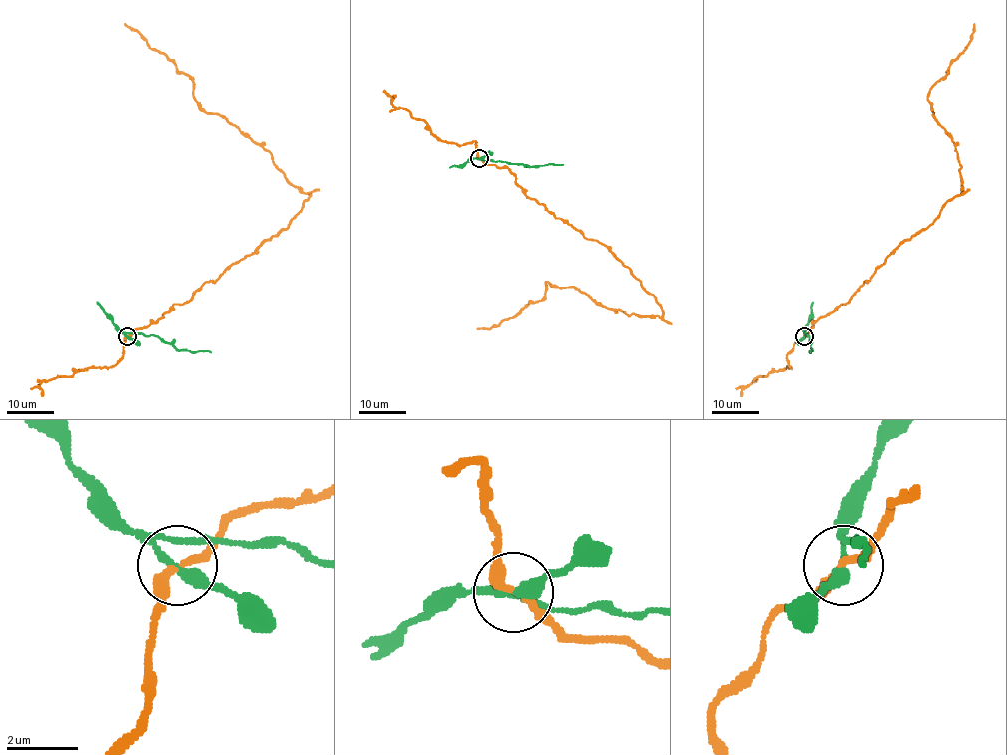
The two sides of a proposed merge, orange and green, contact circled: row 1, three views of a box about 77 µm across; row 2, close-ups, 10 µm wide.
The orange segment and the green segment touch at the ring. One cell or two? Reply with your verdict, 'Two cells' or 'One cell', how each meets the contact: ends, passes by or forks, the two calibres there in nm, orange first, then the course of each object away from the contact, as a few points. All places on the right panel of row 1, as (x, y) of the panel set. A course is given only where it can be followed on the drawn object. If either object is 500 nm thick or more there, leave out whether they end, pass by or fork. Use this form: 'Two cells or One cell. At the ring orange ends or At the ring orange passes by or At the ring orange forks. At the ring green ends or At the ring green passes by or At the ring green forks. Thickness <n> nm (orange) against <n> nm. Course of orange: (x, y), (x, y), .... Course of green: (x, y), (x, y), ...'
Two cells. At the ring orange passes by. At the ring green forks. Thickness 240 nm (orange) against 240 nm. Course of orange: (804, 336), (814, 323), (845, 305), (889, 255), (962, 193), (957, 153), (928, 97), (964, 50), (974, 23). Course of green: (804, 336), (806, 333), (812, 349), (810, 352)

